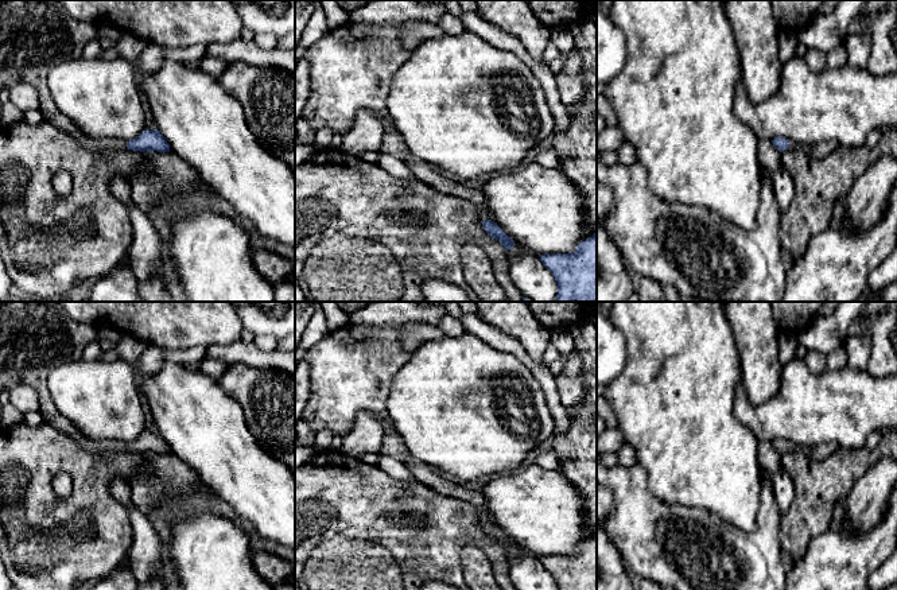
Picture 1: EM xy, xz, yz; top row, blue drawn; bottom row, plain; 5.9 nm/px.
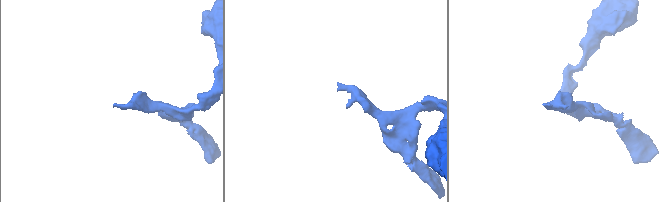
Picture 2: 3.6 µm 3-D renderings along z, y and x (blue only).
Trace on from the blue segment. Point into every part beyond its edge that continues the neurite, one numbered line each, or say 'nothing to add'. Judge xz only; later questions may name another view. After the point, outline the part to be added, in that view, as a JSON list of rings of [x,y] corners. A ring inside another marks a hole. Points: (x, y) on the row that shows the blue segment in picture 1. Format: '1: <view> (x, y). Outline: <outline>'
nothing to add

